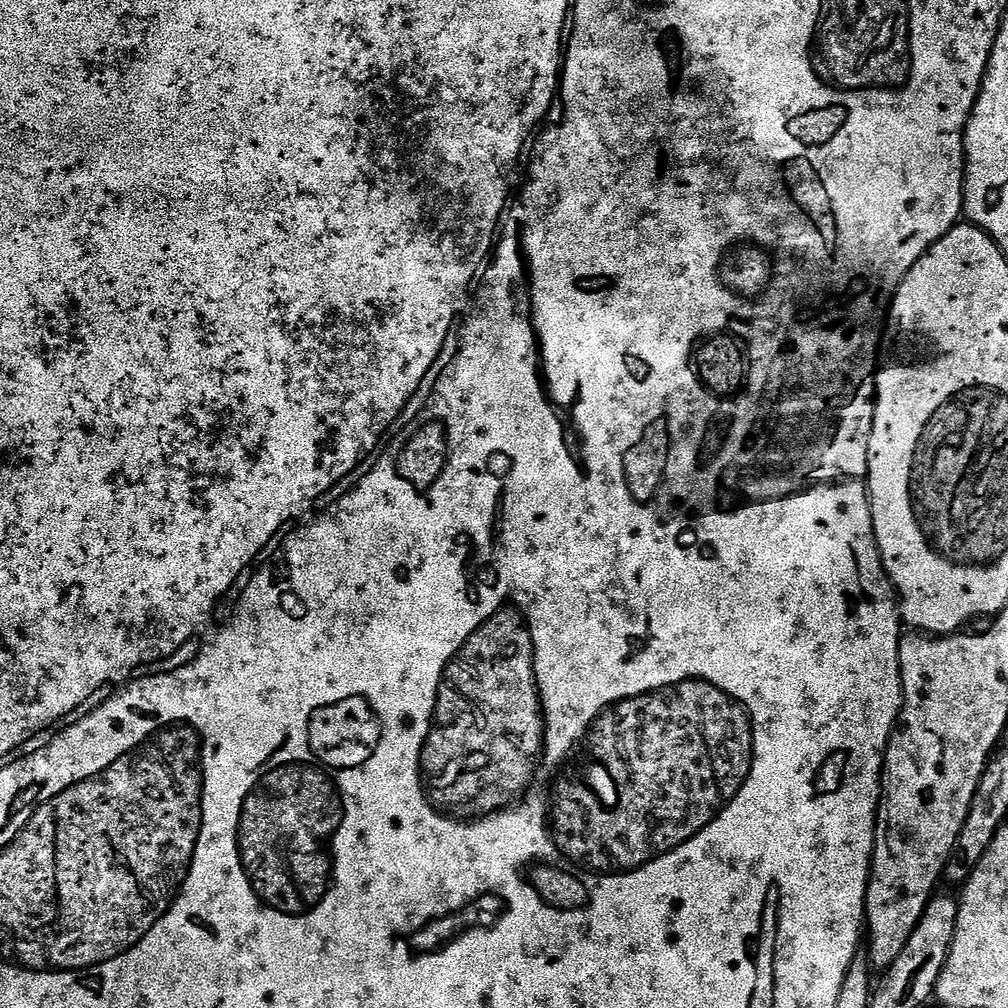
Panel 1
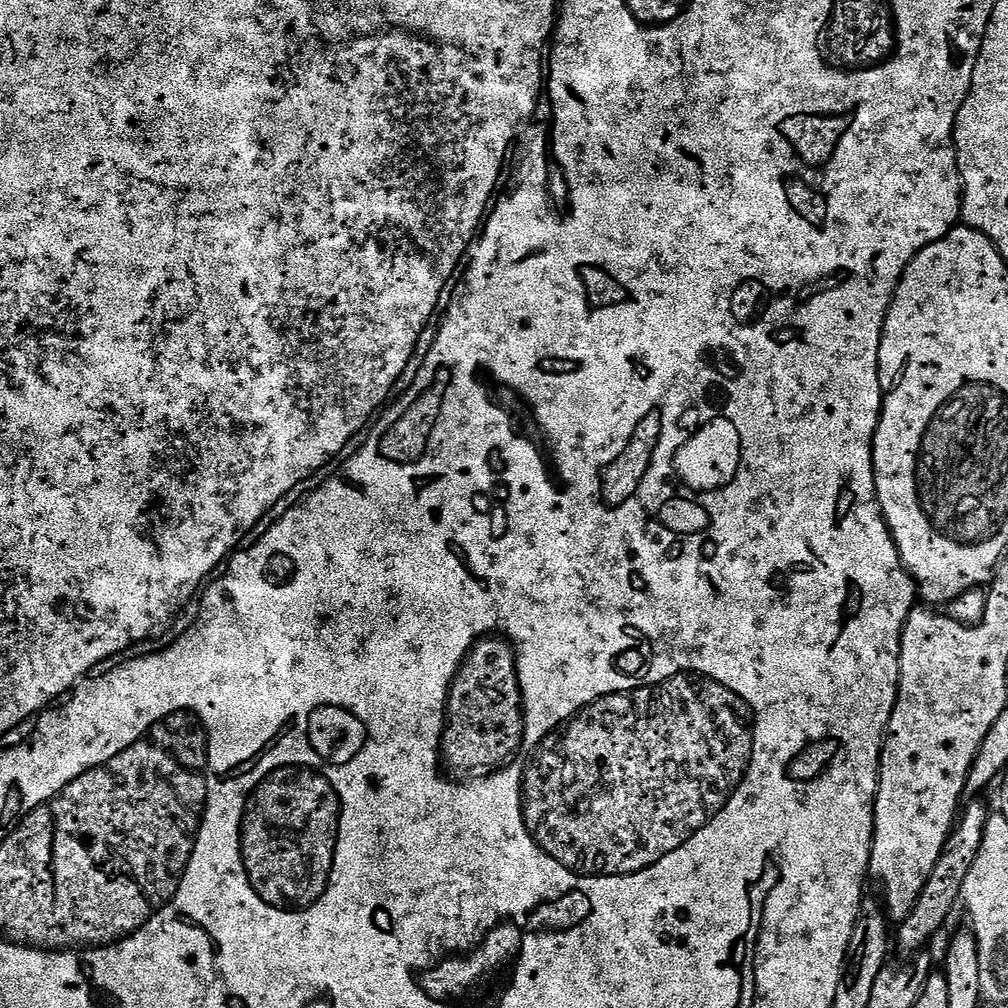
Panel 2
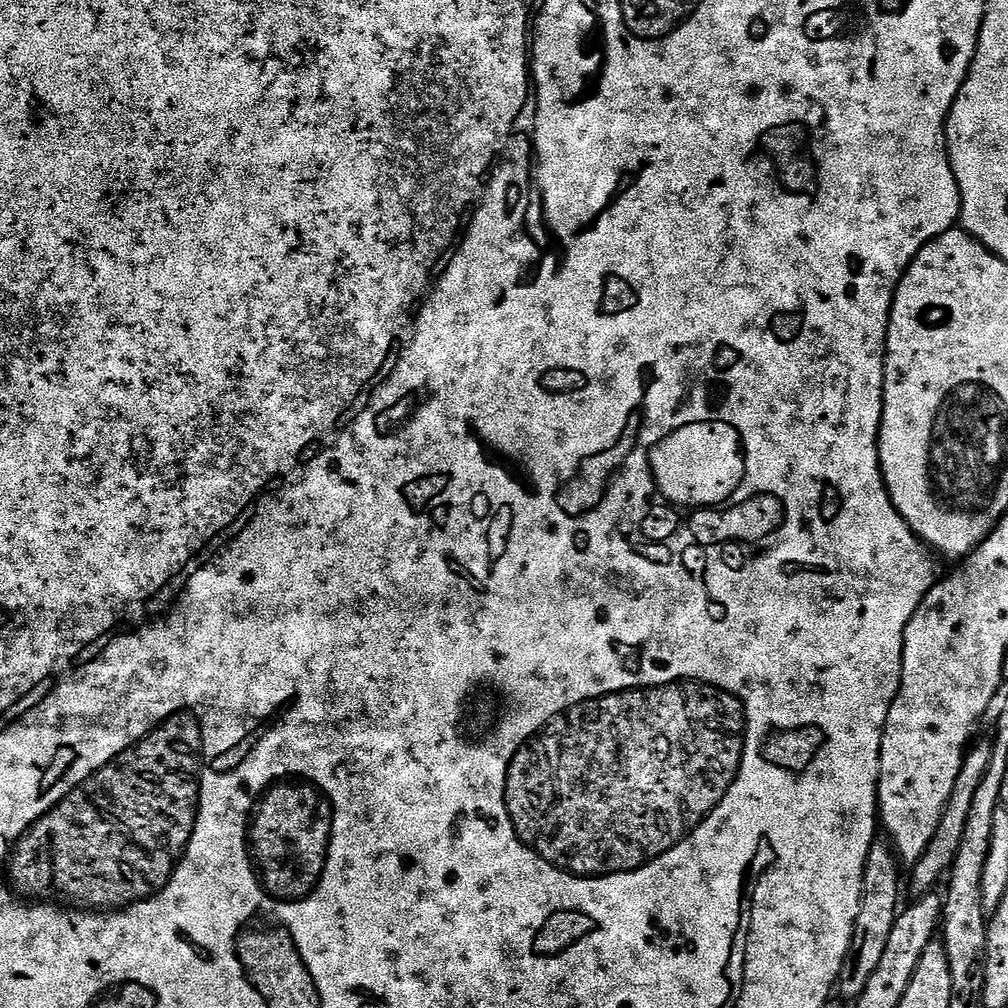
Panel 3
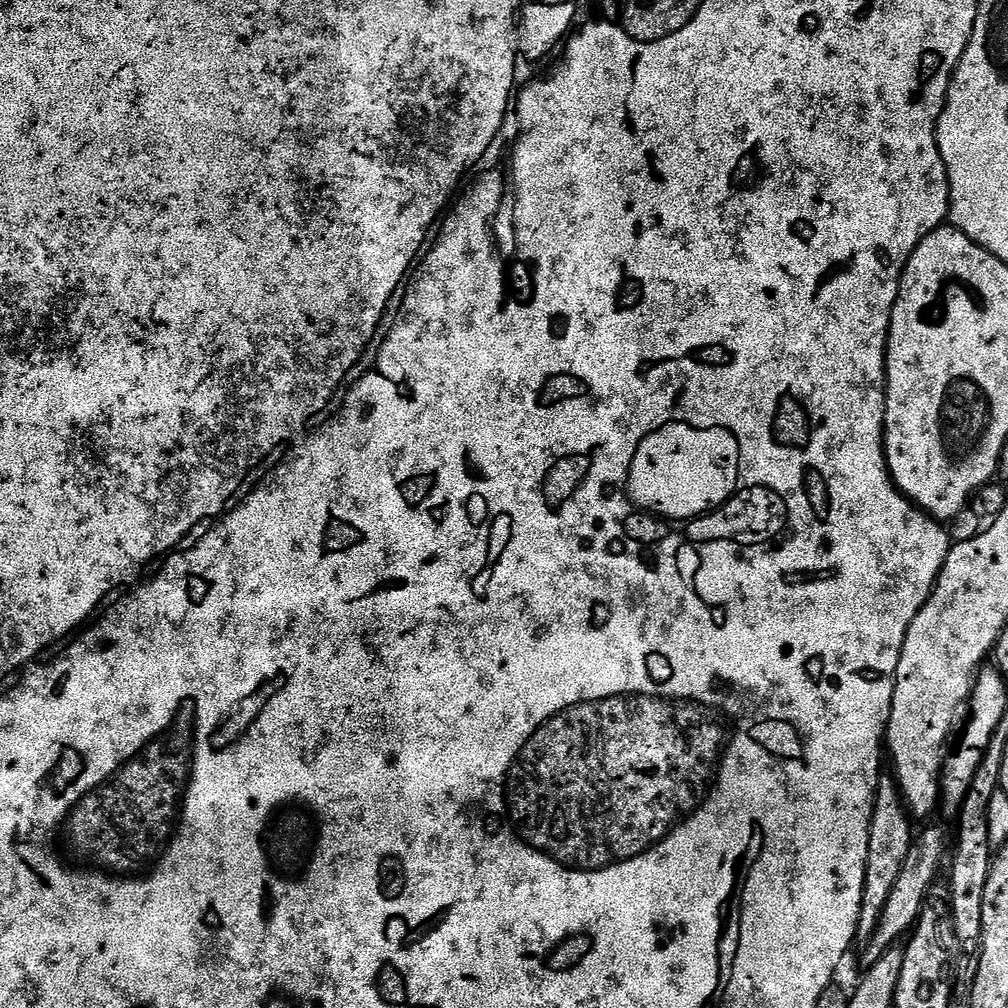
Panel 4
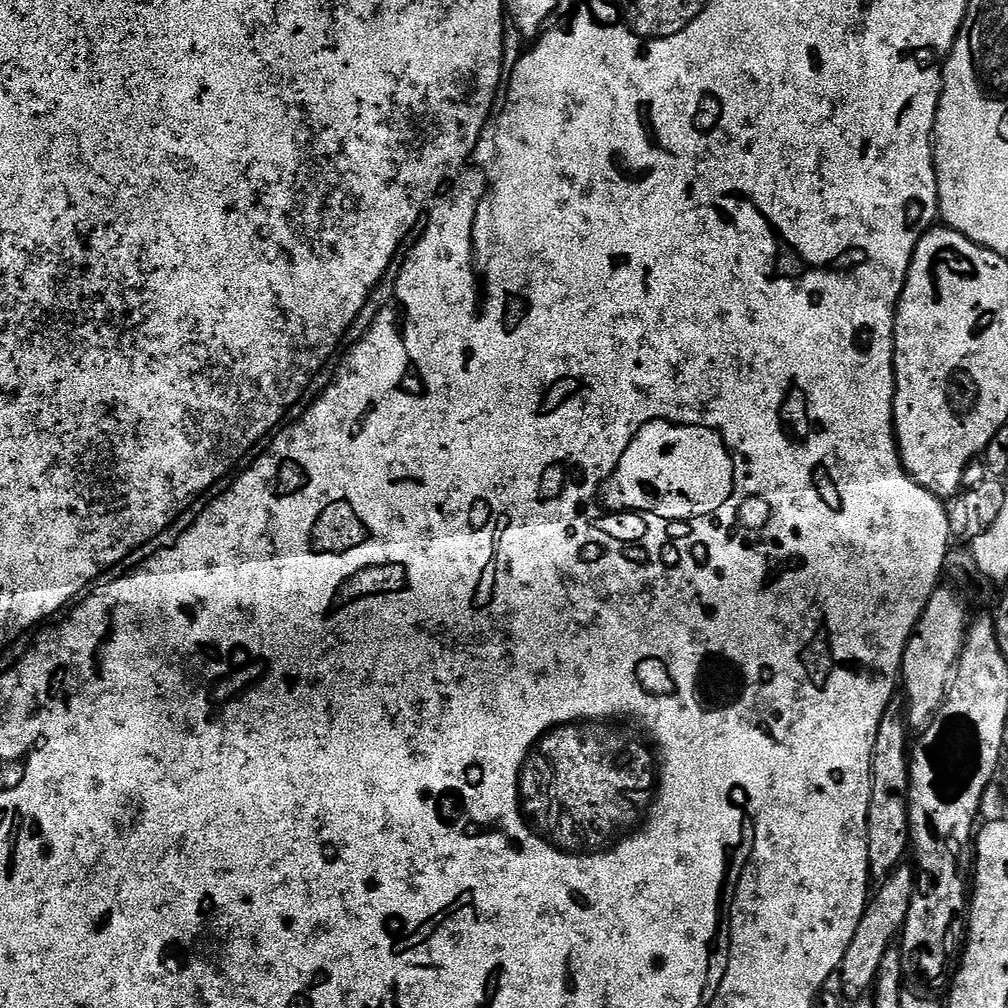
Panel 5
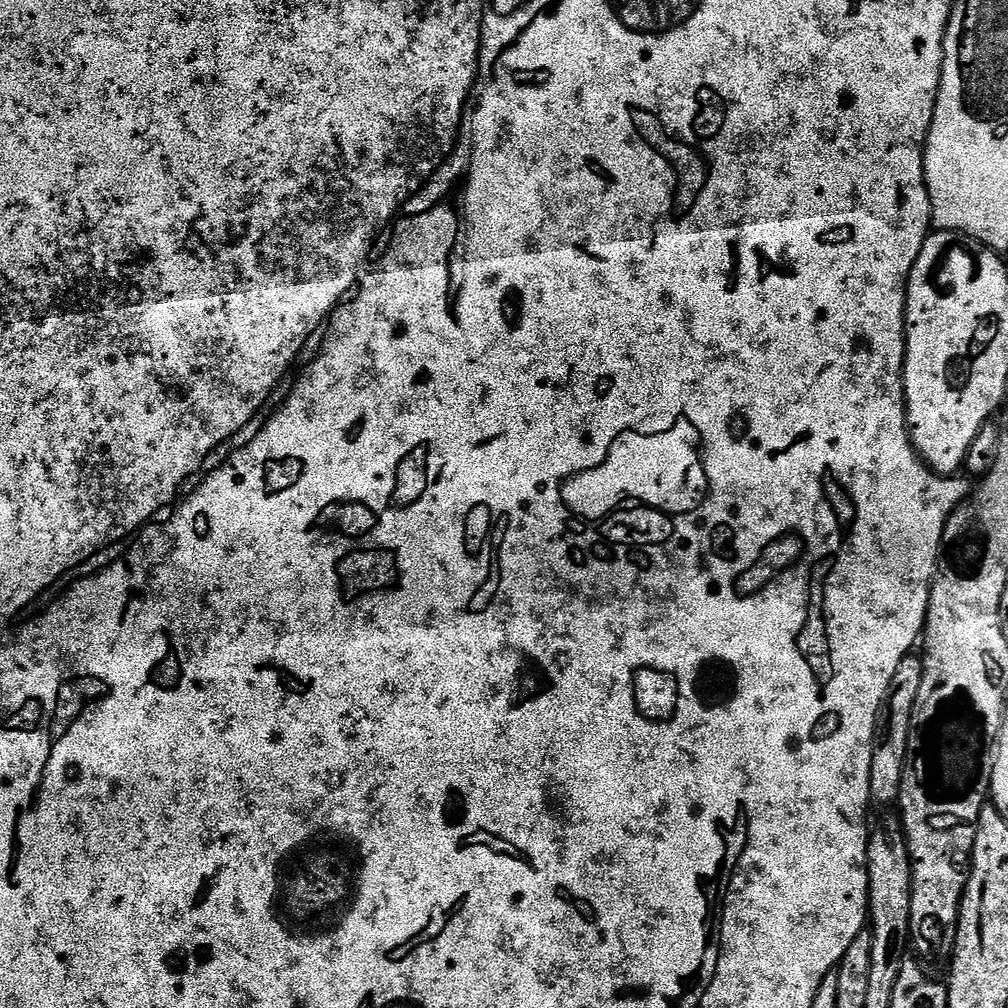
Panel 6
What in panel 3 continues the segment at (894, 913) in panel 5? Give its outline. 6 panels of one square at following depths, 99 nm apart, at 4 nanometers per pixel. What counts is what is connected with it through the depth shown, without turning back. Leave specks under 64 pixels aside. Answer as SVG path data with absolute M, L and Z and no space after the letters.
M991 739L978 740L965 751L962 770L958 770L954 790L950 790L950 802L946 802L946 810L942 810L942 822L938 822L938 830L934 832L934 838L930 840L926 854L922 854L922 858L918 858L918 862L911 865L913 892L911 895L913 897L929 895L935 889L932 887L939 880L941 883L946 874L952 871L952 863L958 854L958 846L962 846L962 833L966 831L966 818L970 818L970 806L974 803L974 793L978 791L978 786L982 783L982 778L986 774L986 766L990 766Z

